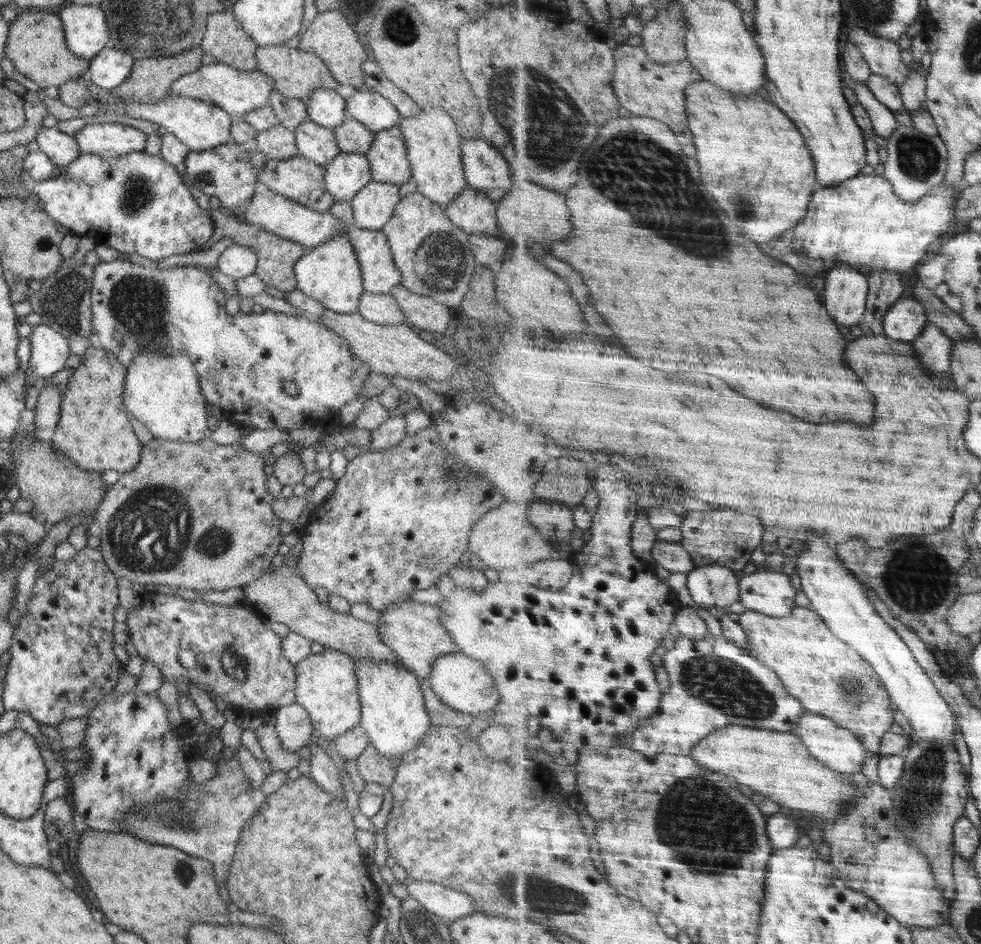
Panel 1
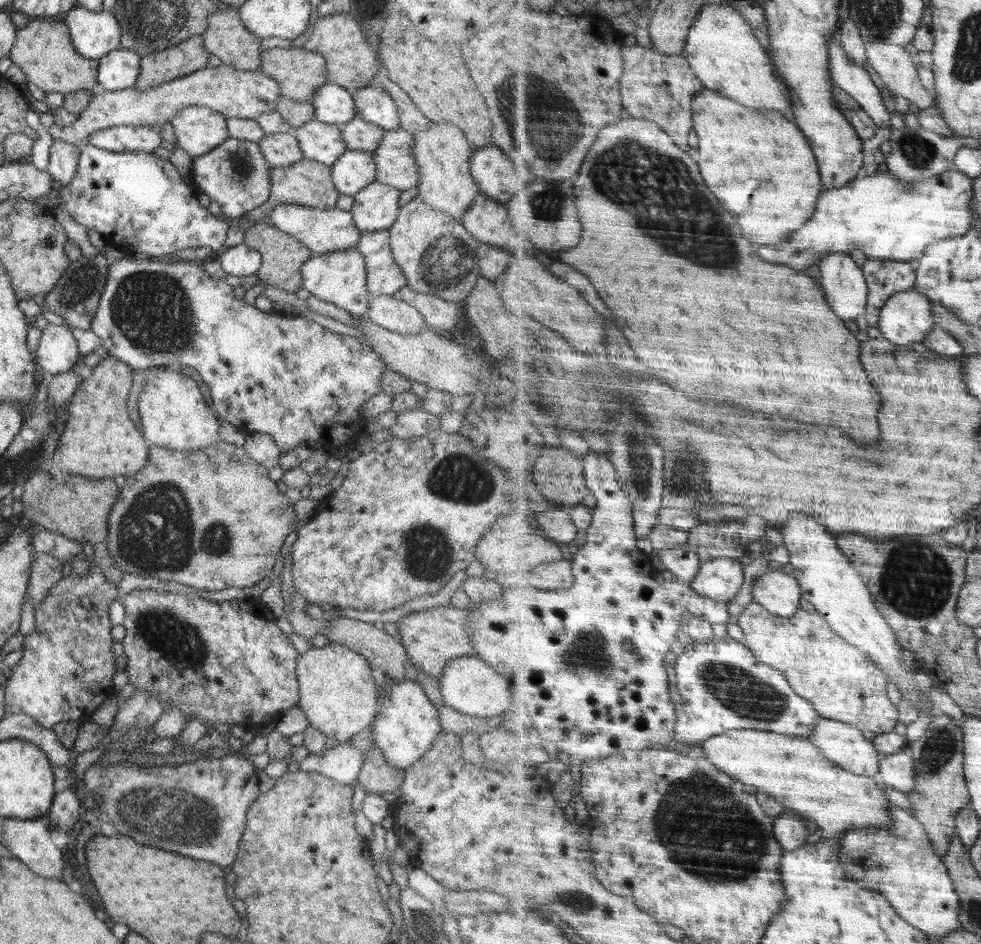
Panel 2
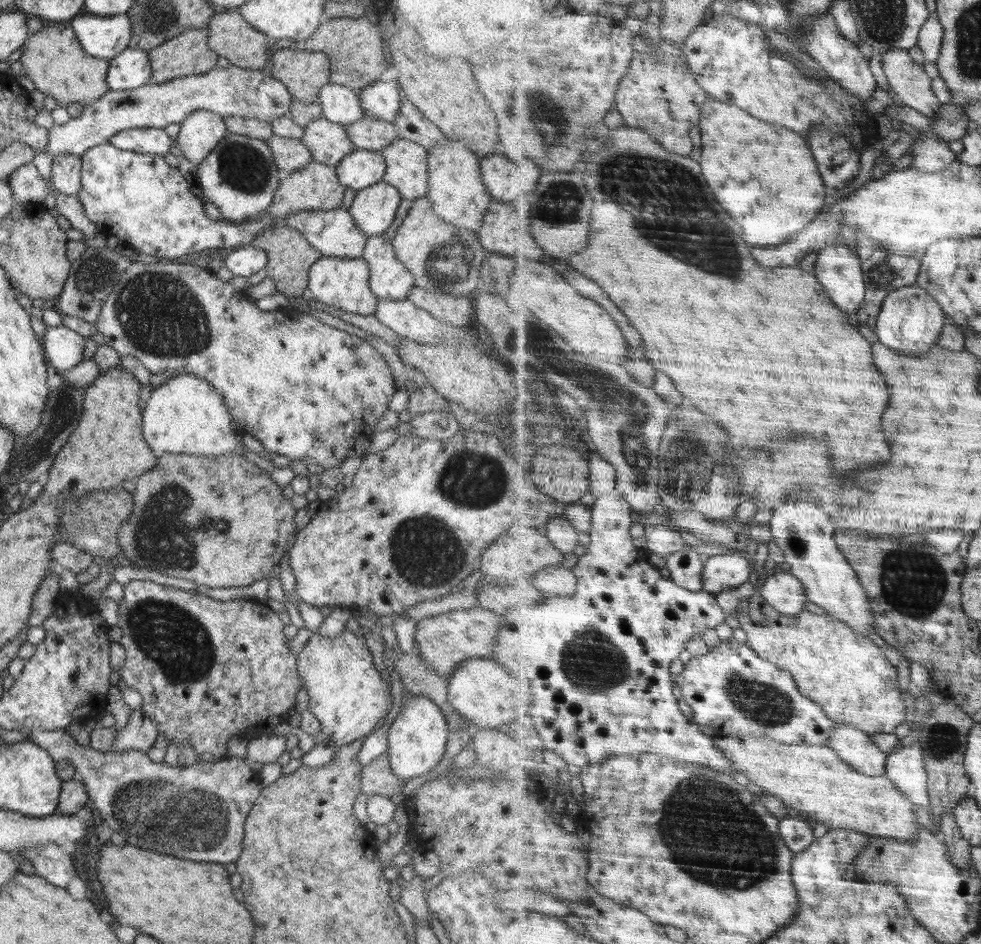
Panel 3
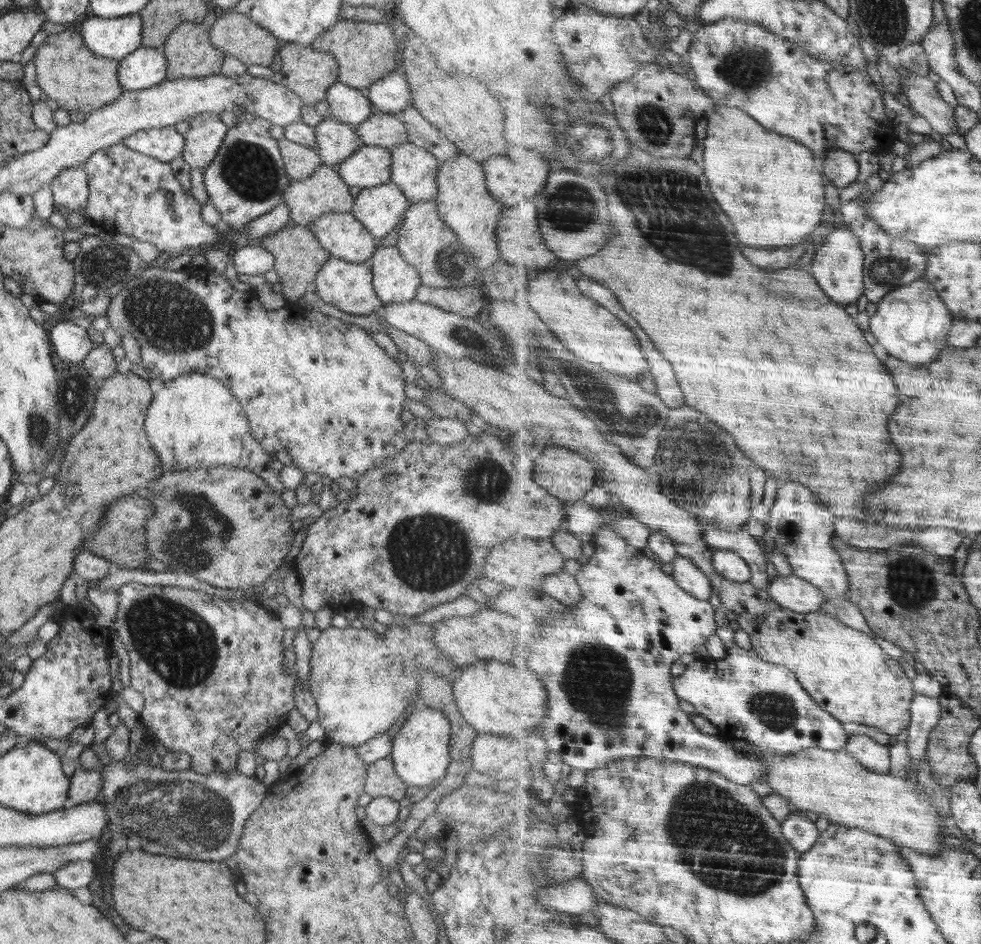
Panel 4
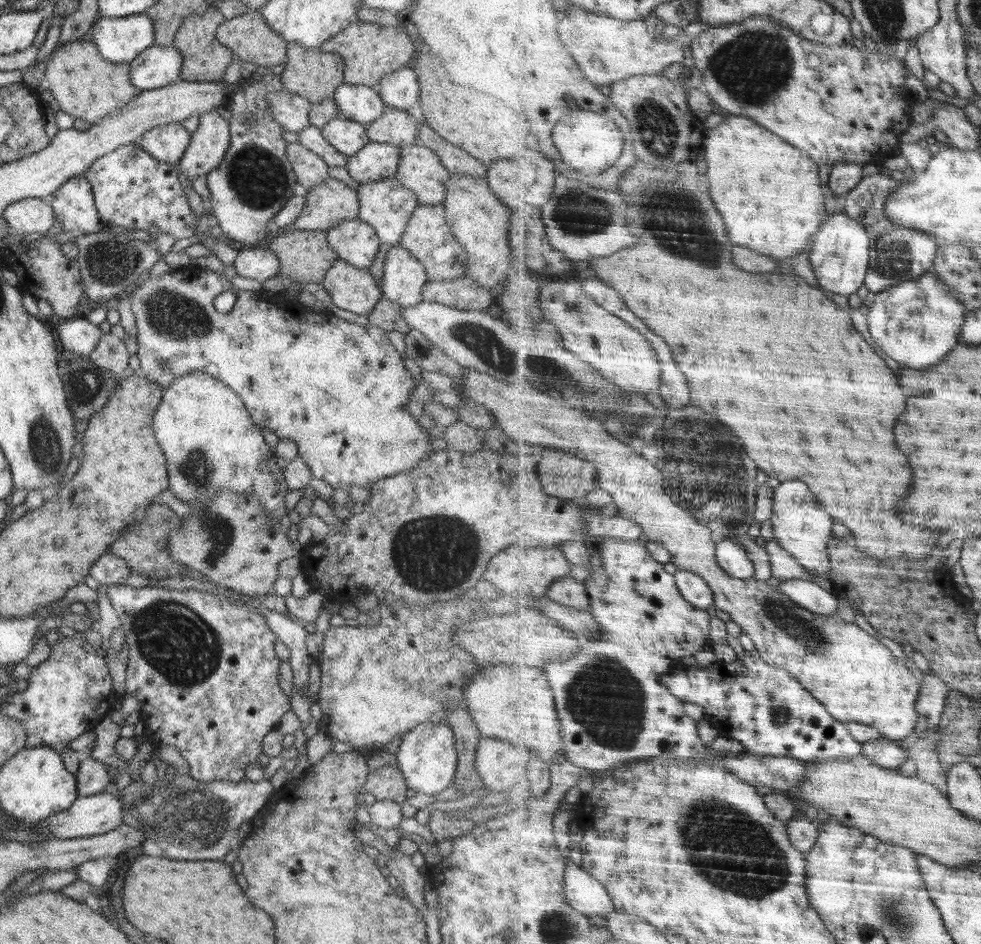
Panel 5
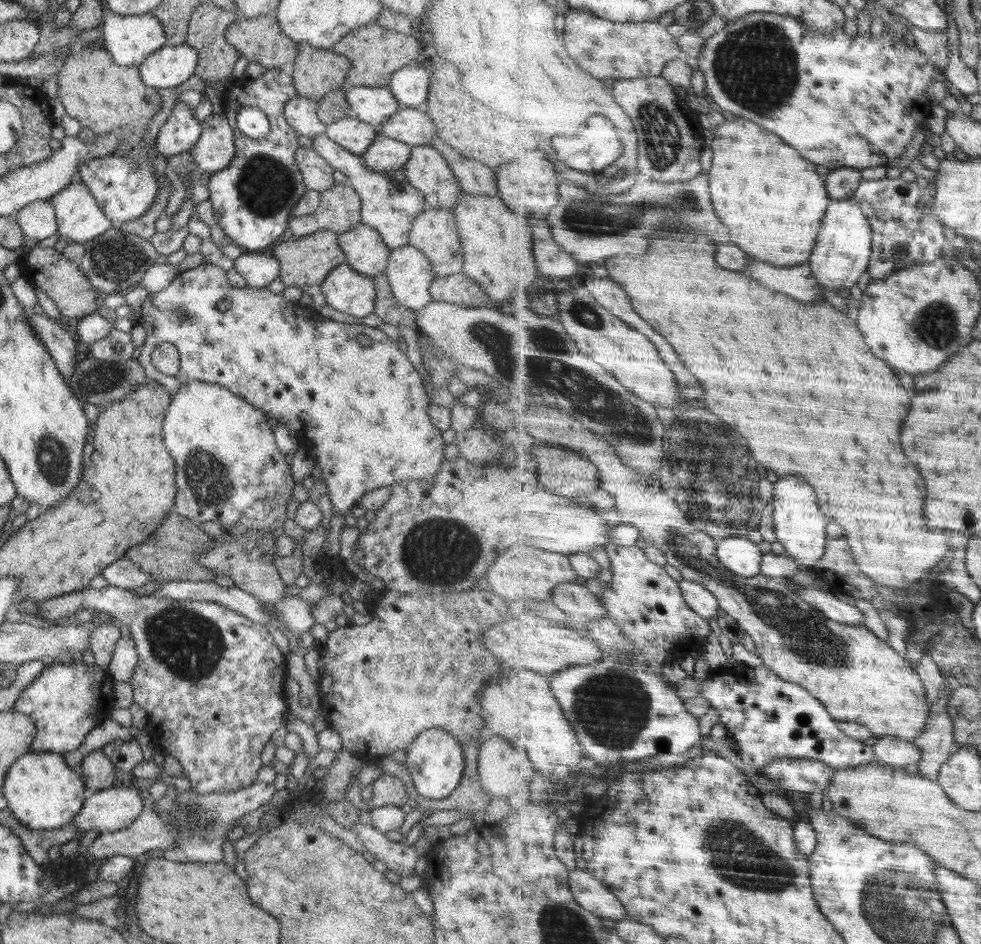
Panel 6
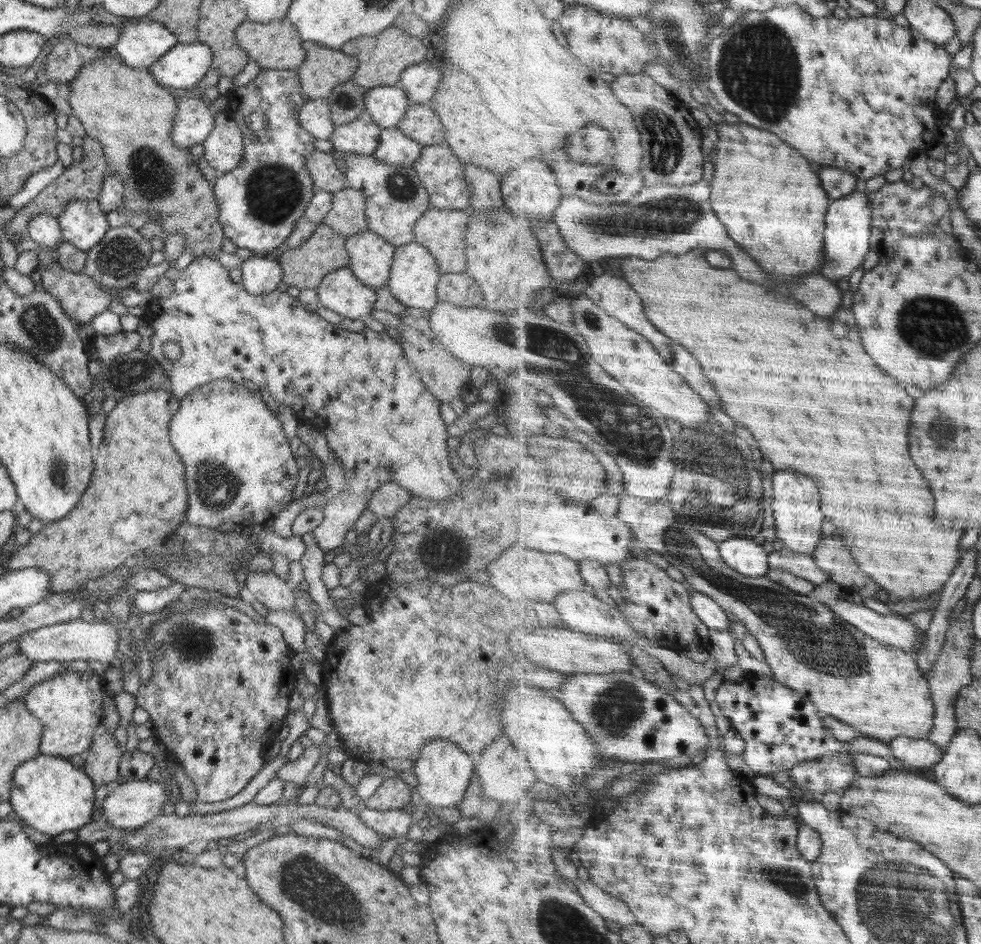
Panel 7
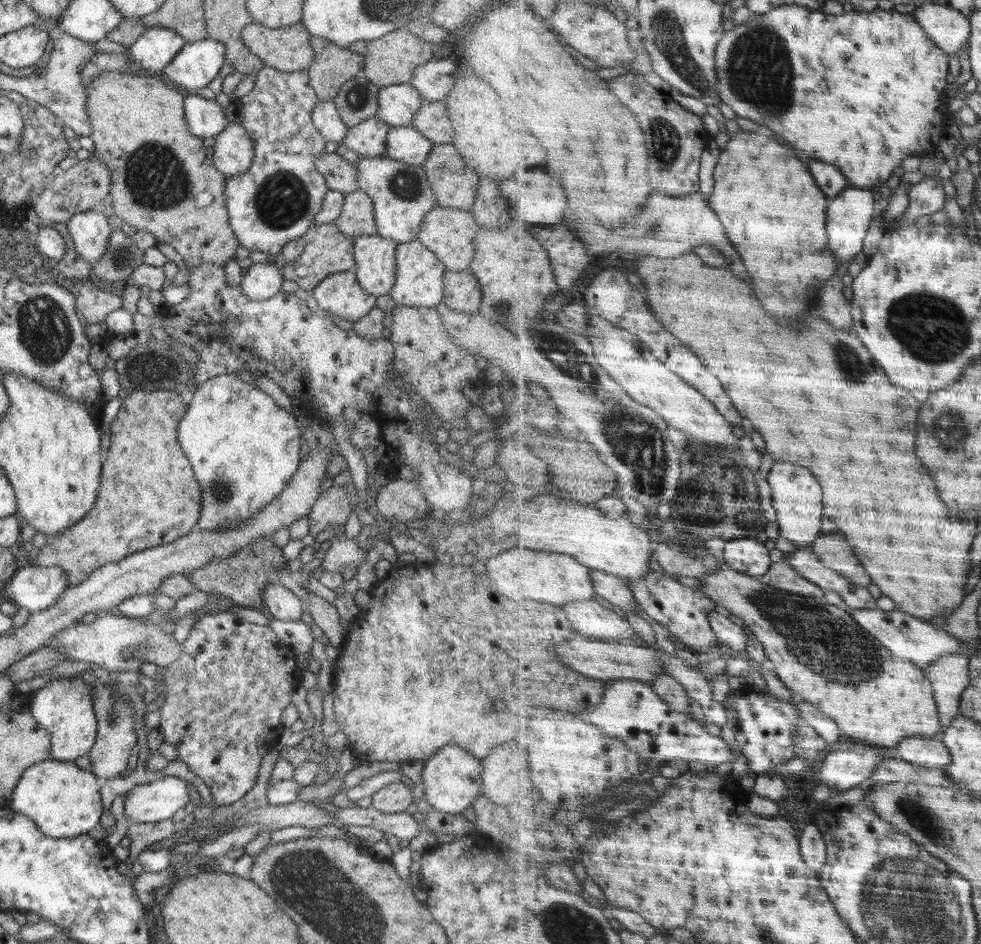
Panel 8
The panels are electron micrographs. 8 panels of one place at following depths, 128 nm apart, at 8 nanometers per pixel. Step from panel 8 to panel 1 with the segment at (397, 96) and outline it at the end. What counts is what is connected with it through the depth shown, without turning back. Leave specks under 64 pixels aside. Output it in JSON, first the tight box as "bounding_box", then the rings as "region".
{"bounding_box":[306,89,348,129],"region":[[[318,89],[310,95],[306,103],[308,120],[334,129],[348,118],[345,99],[335,90]]]}

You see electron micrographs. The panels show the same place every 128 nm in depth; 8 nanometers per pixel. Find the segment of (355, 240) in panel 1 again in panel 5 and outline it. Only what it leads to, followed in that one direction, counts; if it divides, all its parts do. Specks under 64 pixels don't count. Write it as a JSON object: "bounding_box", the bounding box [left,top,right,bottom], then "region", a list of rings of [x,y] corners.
{"bounding_box":[381,244,426,306],"region":[[[398,244],[390,247],[384,260],[381,294],[402,306],[416,306],[422,302],[422,286],[426,284],[424,265]]]}

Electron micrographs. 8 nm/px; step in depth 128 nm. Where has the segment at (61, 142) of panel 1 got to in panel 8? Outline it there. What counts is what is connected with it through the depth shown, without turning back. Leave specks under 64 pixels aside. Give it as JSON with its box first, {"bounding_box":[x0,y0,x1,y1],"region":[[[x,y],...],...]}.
{"bounding_box":[62,210,113,265],"region":[[[94,210],[76,212],[62,229],[71,237],[76,252],[91,265],[106,254],[113,232],[108,217]]]}

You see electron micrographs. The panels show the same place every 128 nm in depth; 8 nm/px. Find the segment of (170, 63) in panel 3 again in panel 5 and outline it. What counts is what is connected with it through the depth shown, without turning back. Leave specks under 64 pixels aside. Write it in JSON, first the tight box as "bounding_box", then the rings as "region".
{"bounding_box":[174,5,235,82],"region":[[[215,5],[202,14],[188,16],[182,26],[178,28],[178,34],[174,38],[174,47],[180,50],[184,57],[180,78],[192,82],[217,82],[223,77],[226,68],[230,66],[231,59],[235,54],[226,46],[222,45],[216,38],[216,28],[225,22],[225,17],[219,12]]]}

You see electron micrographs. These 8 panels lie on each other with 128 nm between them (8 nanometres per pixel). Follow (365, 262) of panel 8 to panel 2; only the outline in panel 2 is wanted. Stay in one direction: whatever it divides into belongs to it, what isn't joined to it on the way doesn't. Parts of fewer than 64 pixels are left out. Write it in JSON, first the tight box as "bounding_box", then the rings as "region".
{"bounding_box":[261,204,361,254],"region":[[[280,204],[268,216],[264,216],[261,222],[270,223],[282,232],[294,236],[314,254],[356,249],[361,236],[361,230],[354,224],[352,213],[337,207],[328,210],[294,204]]]}

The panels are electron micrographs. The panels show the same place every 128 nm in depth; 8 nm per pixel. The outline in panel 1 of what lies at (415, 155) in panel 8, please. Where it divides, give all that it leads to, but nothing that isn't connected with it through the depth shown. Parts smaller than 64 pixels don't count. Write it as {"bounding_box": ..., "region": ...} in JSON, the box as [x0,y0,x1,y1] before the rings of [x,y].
{"bounding_box":[324,152,372,202],"region":[[[341,152],[324,167],[324,186],[334,197],[334,202],[351,200],[372,181],[370,161],[365,154]]]}

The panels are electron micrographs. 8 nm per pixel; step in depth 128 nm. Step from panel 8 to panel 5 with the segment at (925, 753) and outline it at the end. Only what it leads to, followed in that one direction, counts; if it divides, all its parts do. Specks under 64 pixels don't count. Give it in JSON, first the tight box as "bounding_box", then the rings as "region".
{"bounding_box":[864,737,912,769],"region":[[[886,737],[864,743],[864,755],[887,769],[898,769],[912,757],[900,742]]]}

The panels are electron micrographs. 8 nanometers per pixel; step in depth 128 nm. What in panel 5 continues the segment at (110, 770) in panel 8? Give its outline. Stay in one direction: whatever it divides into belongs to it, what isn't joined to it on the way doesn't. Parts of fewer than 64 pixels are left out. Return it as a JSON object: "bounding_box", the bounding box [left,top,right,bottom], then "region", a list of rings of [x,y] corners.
{"bounding_box":[75,757,111,796],"region":[[[92,757],[80,763],[78,772],[75,774],[78,796],[92,796],[104,792],[111,782],[108,771],[107,765]]]}

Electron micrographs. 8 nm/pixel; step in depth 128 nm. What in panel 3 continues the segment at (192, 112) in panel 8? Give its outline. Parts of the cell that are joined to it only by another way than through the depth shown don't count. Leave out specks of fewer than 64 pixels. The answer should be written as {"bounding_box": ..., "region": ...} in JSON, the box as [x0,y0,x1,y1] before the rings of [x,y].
{"bounding_box":[110,129,175,157],"region":[[[128,129],[114,134],[110,144],[121,150],[130,150],[137,154],[154,154],[165,157],[170,153],[175,140],[165,129]]]}

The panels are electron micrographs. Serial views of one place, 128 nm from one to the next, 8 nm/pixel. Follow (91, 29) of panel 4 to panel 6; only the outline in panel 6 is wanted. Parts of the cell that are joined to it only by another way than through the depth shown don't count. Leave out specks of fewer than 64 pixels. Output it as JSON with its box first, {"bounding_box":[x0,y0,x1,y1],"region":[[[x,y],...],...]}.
{"bounding_box":[102,10,166,67],"region":[[[104,10],[104,23],[102,26],[102,43],[114,62],[122,66],[139,67],[152,52],[162,48],[166,42],[166,33],[161,23],[151,14],[121,16]]]}

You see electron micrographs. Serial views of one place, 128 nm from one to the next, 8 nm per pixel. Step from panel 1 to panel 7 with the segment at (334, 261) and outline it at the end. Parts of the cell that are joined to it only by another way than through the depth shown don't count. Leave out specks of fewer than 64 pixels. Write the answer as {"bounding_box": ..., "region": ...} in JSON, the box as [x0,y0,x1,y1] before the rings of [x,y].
{"bounding_box":[316,266,377,320],"region":[[[348,266],[329,272],[316,289],[319,306],[352,320],[370,316],[377,299],[374,288],[360,282]]]}

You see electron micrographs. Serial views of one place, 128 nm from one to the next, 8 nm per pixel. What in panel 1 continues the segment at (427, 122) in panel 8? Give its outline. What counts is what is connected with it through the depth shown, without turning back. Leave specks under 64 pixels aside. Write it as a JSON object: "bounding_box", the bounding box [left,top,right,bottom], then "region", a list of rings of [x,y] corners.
{"bounding_box":[333,118,375,154],"region":[[[346,118],[333,129],[341,152],[366,154],[374,142],[375,132],[354,118]]]}

